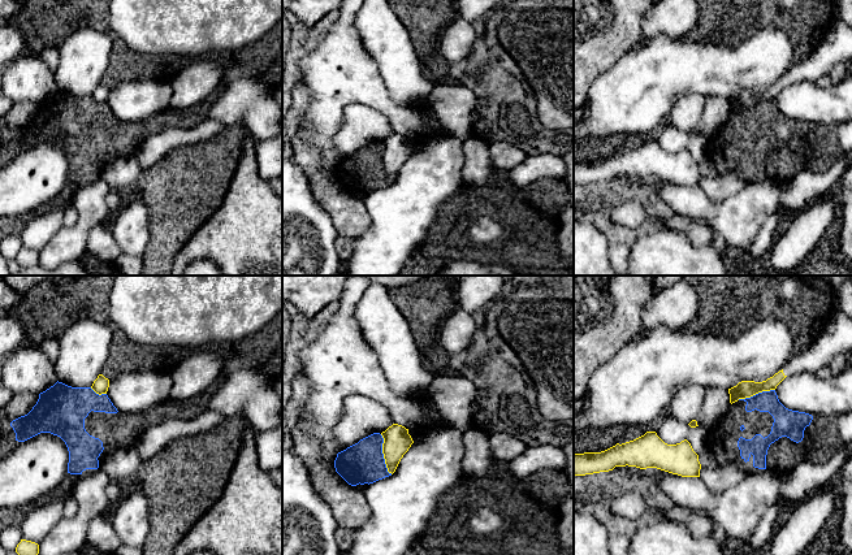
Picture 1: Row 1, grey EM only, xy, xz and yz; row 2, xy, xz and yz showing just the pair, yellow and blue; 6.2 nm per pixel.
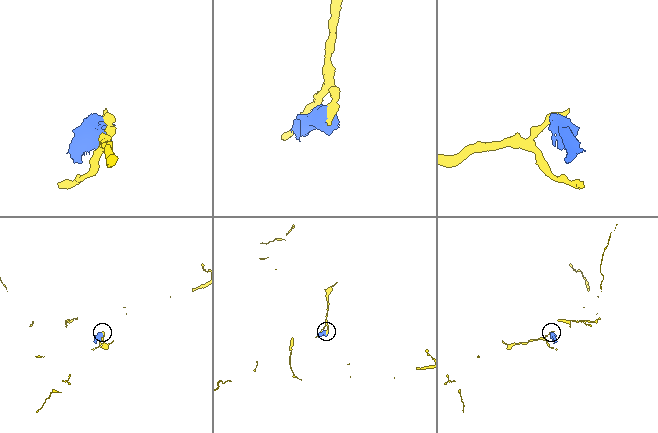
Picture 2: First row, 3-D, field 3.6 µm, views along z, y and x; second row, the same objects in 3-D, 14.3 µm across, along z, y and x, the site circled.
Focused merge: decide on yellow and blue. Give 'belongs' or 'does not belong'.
does not belong

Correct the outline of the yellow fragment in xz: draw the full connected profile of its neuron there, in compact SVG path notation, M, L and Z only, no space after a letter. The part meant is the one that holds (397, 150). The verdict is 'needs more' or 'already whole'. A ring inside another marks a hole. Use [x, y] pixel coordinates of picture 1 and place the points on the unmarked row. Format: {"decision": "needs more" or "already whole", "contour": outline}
{"decision": "already whole", "contour": "M393 133L381 142L384 147L382 162L389 182L394 182L401 168L414 152L408 138L402 134Z"}

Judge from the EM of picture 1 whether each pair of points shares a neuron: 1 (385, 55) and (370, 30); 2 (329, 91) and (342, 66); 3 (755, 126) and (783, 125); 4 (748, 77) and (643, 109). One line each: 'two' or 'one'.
1: one
2: one
3: one
4: one

